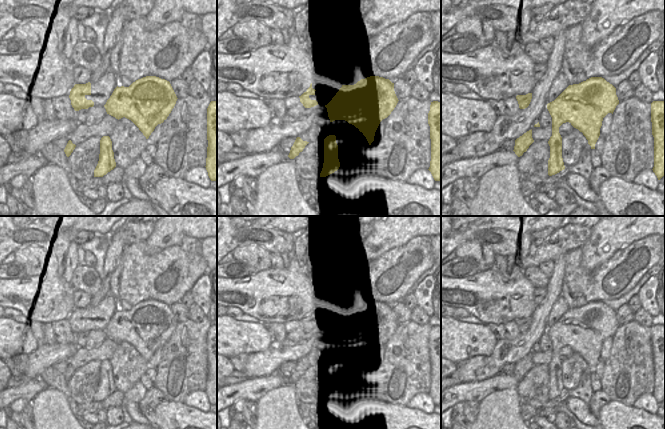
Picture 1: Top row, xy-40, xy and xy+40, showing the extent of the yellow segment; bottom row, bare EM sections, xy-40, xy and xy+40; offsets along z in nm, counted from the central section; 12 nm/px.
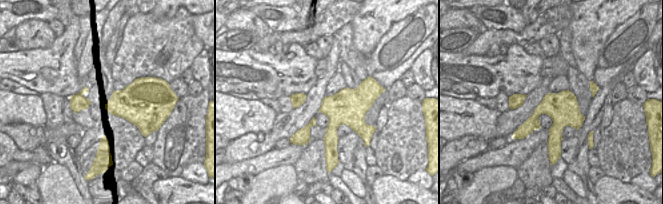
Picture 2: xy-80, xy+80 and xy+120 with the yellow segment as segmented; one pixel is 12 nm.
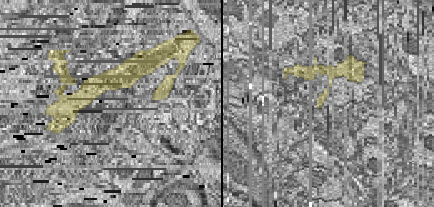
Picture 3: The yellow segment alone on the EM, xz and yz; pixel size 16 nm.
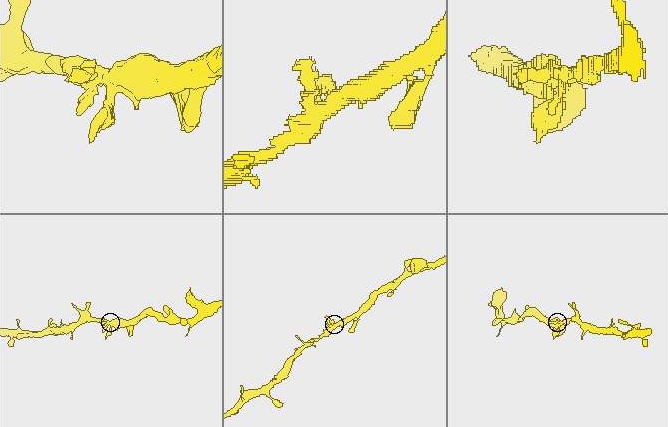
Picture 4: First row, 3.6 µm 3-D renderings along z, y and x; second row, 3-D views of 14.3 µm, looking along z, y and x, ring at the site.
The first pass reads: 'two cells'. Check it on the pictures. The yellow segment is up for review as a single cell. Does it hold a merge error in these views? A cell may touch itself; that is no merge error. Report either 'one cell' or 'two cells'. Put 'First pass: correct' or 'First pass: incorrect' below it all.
one cell
First pass: incorrect

